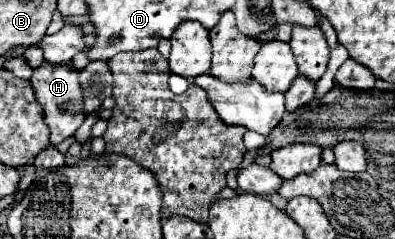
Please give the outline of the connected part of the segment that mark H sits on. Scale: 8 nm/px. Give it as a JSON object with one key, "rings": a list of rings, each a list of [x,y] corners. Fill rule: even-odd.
{"rings":[[[43,63],[41,67],[33,69],[31,85],[35,89],[35,97],[37,97],[39,105],[43,107],[45,123],[51,129],[51,143],[59,145],[61,141],[71,137],[85,121],[83,95],[81,95],[81,87],[79,87],[79,71],[71,69],[71,63],[67,67],[51,67],[49,63]]]}

